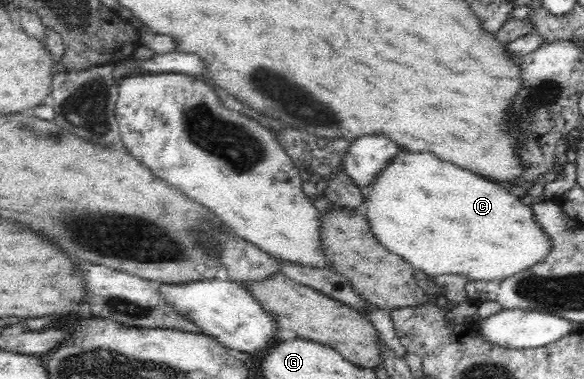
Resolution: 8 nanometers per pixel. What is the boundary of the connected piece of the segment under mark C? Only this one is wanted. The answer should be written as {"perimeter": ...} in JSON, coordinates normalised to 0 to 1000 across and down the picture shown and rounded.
{"perimeter":[[[697,398],[675,412],[664,438],[644,470],[637,472],[625,496],[622,507],[620,562],[630,578],[634,604],[637,604],[637,615],[647,633],[647,641],[654,644],[654,652],[661,652],[668,668],[685,675],[693,691],[705,699],[709,710],[719,712],[726,726],[736,728],[736,734],[752,726],[779,723],[800,728],[805,741],[863,741],[866,734],[911,710],[914,697],[932,689],[940,675],[942,657],[947,654],[947,633],[926,607],[925,594],[914,578],[913,559],[908,559],[904,549],[897,549],[884,528],[884,515],[875,512],[873,504],[853,496],[849,485],[836,485],[829,470],[822,470],[815,459],[805,459],[801,449],[791,449],[791,443],[771,433],[771,427],[753,427],[743,412],[736,412],[736,406],[716,406]]]}

